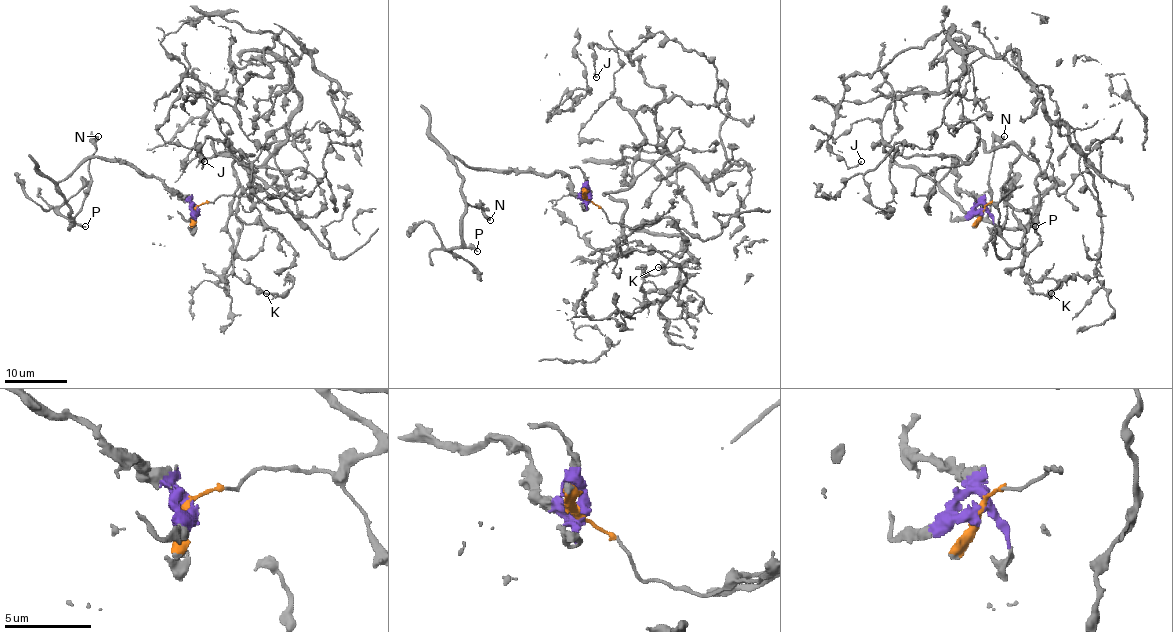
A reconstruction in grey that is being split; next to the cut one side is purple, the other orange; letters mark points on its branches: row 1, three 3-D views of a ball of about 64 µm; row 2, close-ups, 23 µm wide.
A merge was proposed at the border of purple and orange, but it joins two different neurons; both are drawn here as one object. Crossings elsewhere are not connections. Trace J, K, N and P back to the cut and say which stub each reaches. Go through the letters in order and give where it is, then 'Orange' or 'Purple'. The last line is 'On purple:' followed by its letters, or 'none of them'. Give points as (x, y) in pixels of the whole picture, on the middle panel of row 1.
J: Place: (596, 77). Orange
K: Place: (658, 267). Orange
N: Place: (490, 220). Purple
P: Place: (477, 251). Purple
On purple: N, P

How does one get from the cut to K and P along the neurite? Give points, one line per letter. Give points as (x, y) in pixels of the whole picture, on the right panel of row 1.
K: (982, 211), (1012, 195), (1004, 186), (1021, 154), (1037, 164), (1039, 215), (1023, 272), (1035, 292), (1051, 294)
P: (982, 211), (985, 208), (957, 186), (954, 157), (940, 184), (965, 211), (1003, 226), (1035, 226)

